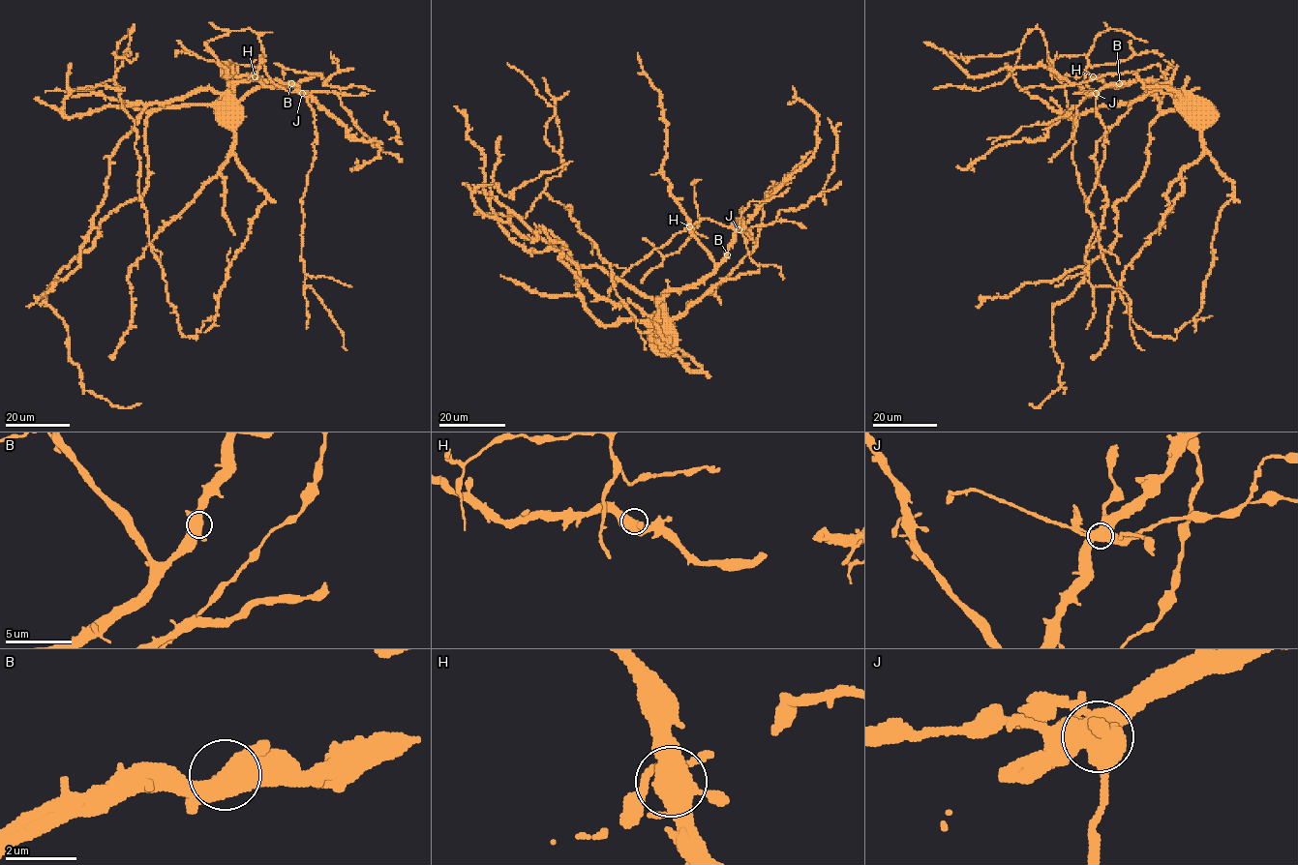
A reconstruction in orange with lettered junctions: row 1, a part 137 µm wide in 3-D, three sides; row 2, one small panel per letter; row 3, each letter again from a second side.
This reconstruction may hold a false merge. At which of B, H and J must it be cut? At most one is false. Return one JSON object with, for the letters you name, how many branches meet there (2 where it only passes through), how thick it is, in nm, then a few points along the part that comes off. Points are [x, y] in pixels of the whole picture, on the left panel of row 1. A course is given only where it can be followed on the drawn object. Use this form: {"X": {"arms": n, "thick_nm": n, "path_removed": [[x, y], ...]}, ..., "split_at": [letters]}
{"split_at": []}

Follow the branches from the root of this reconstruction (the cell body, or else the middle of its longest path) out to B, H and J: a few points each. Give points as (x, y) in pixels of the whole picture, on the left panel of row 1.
B: (225, 99), (225, 93), (236, 81), (291, 83)
H: (225, 99), (225, 93), (236, 81), (279, 83), (276, 86), (264, 86), (255, 76)
J: (225, 99), (225, 93), (236, 81), (282, 81), (294, 84), (302, 93)

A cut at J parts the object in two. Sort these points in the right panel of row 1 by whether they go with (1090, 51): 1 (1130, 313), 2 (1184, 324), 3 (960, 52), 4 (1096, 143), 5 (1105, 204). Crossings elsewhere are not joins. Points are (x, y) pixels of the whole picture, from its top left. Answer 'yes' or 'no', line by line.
1: yes
2: yes
3: yes
4: no
5: no

